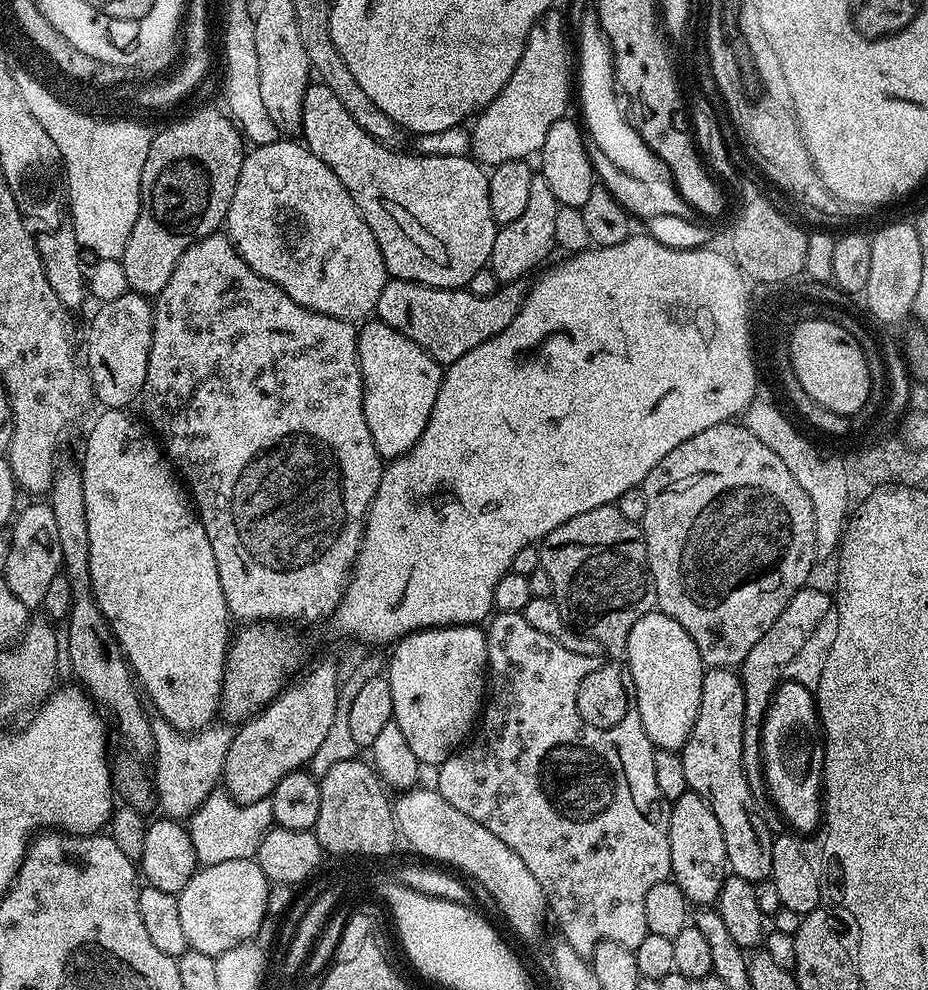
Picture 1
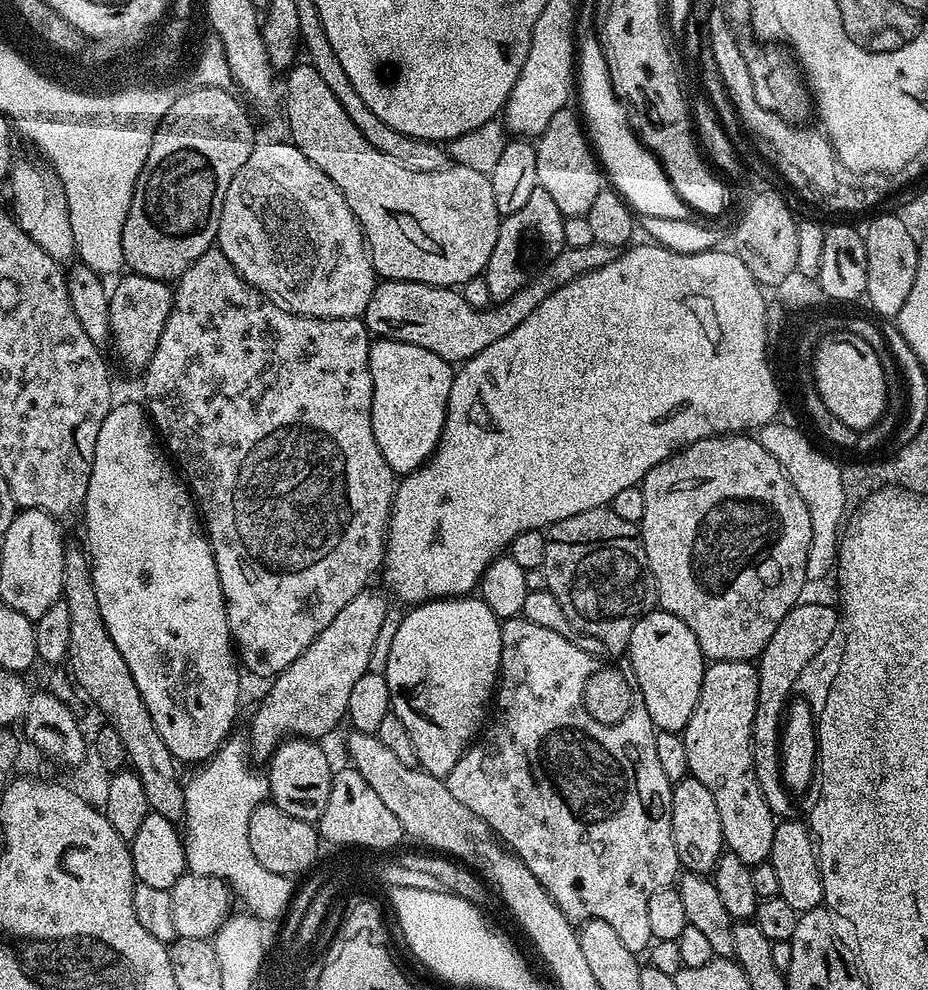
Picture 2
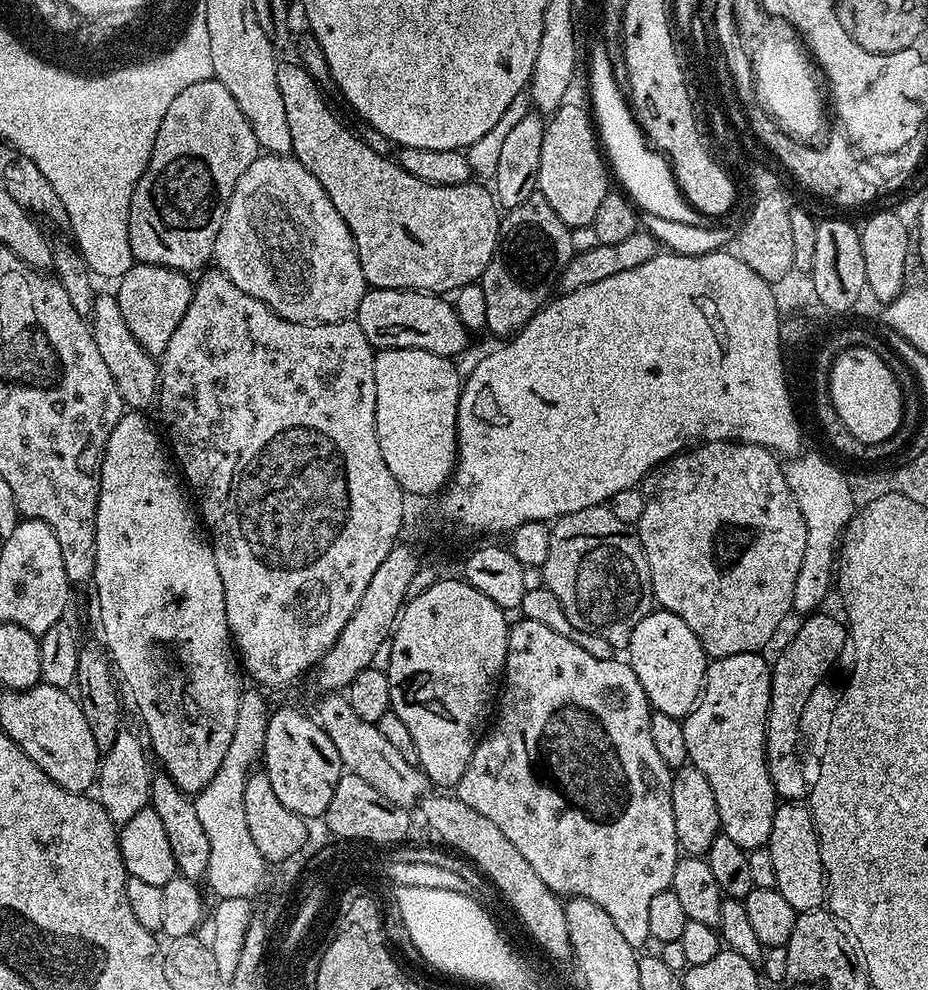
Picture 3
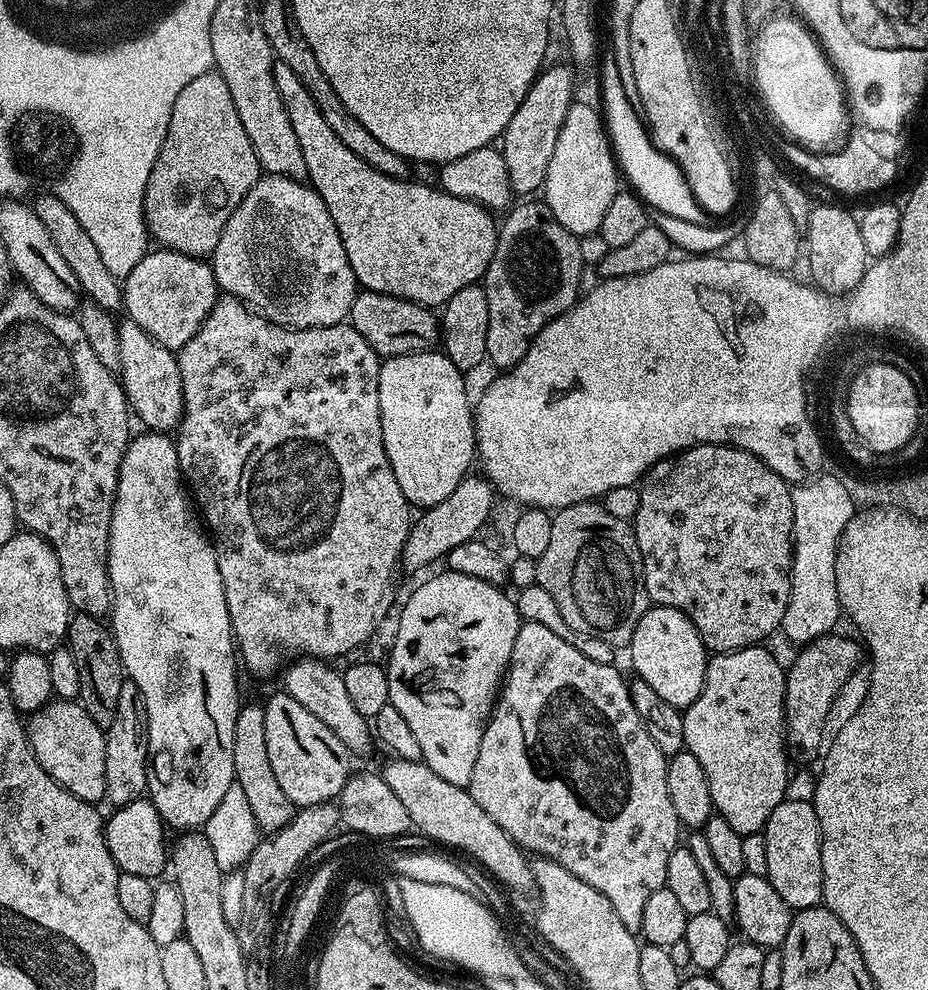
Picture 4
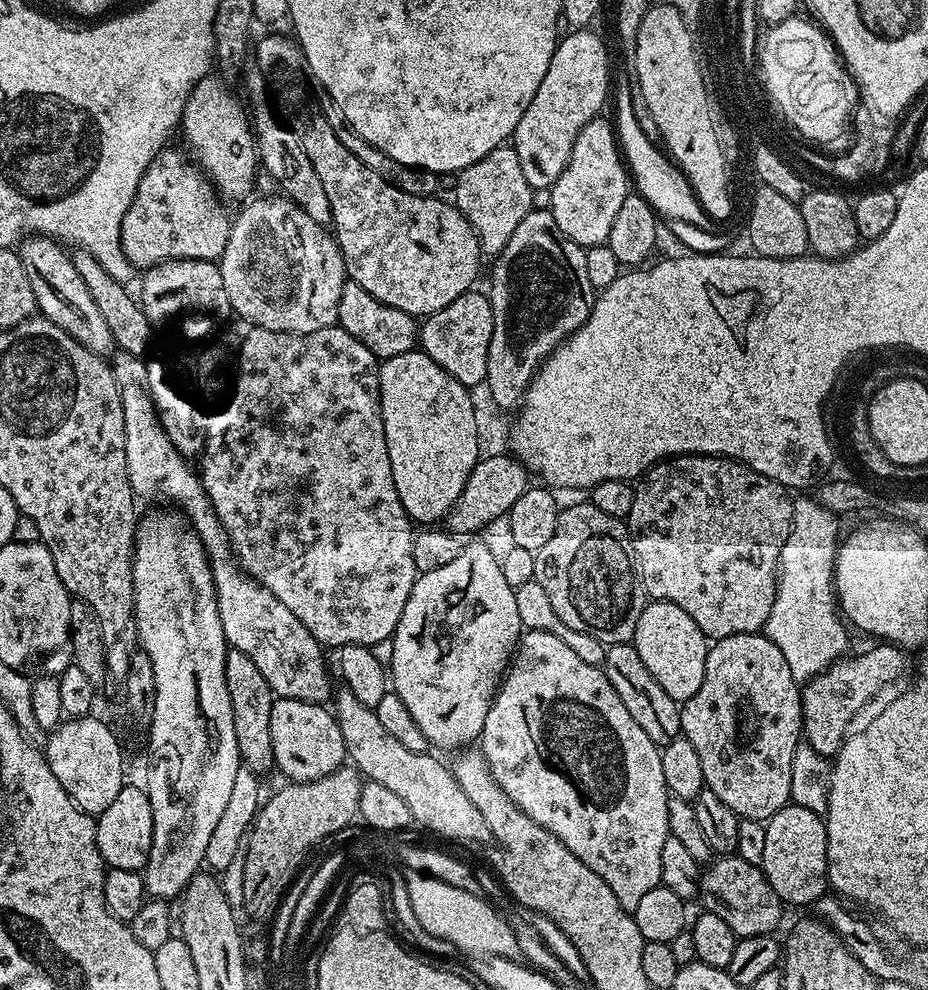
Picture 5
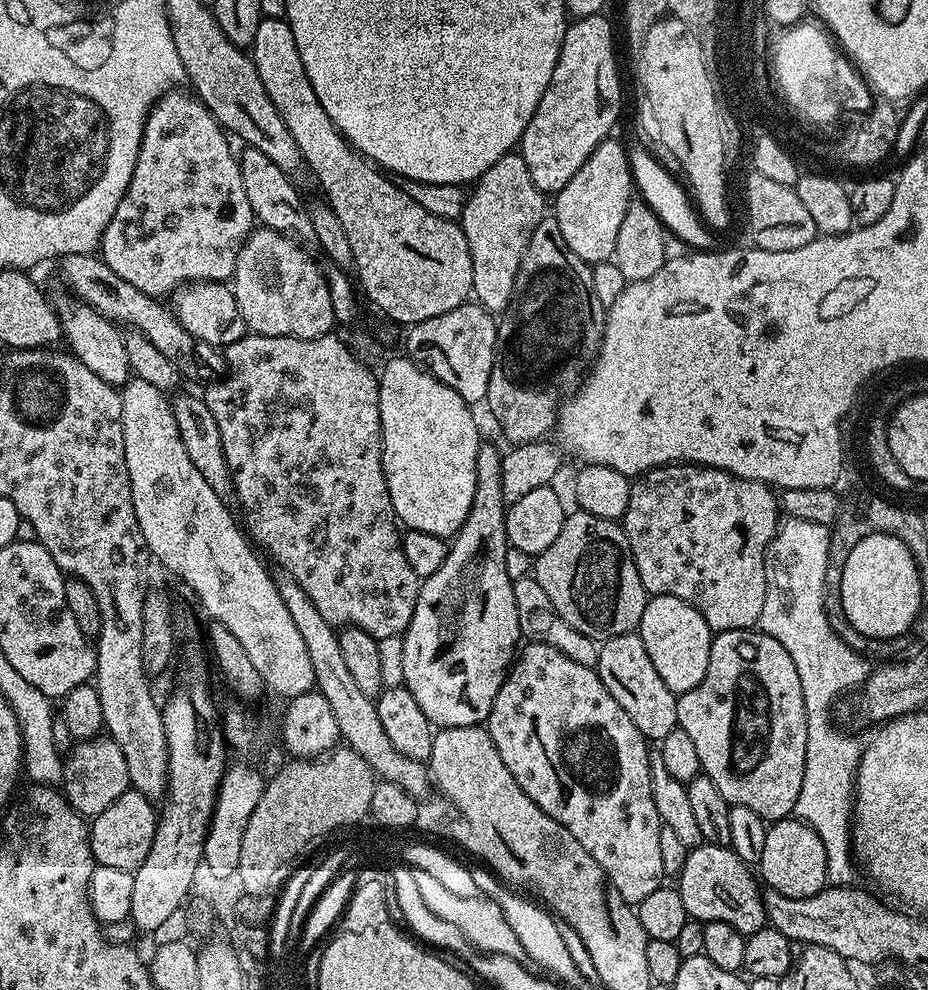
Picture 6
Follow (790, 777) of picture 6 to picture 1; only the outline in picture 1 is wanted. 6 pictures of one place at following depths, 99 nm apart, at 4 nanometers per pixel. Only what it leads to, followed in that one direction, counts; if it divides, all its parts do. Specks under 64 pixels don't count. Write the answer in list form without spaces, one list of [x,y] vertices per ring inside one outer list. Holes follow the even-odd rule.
[[[708,668],[702,678],[702,698],[698,718],[690,730],[680,757],[686,769],[688,791],[698,794],[714,810],[718,826],[722,826],[722,842],[726,842],[726,858],[731,875],[753,882],[764,882],[772,874],[771,832],[752,817],[752,788],[742,766],[742,726],[746,694],[742,690],[739,671],[731,668]]]

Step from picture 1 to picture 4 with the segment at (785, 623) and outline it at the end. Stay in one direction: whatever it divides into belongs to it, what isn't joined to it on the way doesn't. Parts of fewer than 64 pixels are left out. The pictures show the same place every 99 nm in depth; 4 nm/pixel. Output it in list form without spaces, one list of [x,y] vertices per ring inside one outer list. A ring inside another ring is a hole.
[[[829,634],[819,636],[803,645],[796,656],[796,661],[786,668],[784,681],[784,730],[786,733],[786,748],[800,764],[821,755],[824,740],[824,727],[828,724],[828,715],[832,712],[832,703],[836,695],[844,688],[844,683],[856,672],[856,667],[862,660],[862,648],[855,639],[848,636]]]

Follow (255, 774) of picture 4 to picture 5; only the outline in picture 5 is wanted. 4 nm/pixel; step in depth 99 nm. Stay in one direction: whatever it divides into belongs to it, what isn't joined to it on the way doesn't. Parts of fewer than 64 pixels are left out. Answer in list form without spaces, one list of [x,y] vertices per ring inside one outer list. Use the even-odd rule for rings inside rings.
[[[229,647],[226,658],[226,684],[230,691],[231,709],[234,710],[234,736],[243,765],[257,776],[275,767],[273,738],[270,737],[270,713],[276,699],[272,687],[259,673],[258,666],[246,654]]]

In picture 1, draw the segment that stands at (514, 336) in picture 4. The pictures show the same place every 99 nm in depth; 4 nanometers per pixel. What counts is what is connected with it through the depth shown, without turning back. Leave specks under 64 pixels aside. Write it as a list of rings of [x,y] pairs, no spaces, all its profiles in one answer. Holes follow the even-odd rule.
[[[533,175],[526,210],[522,210],[522,215],[514,222],[503,225],[494,238],[490,267],[501,282],[523,281],[525,279],[523,276],[527,272],[535,273],[545,263],[543,260],[554,252],[556,248],[554,221],[558,218],[560,207],[554,198],[554,190],[550,190],[550,182],[546,182],[546,178],[542,175]]]

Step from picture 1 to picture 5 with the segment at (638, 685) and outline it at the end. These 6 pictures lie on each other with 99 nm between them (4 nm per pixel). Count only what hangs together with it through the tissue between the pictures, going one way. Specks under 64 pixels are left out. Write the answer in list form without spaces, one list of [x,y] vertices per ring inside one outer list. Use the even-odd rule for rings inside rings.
[[[652,600],[645,603],[630,642],[638,650],[646,670],[650,670],[650,674],[654,674],[658,686],[662,686],[662,690],[666,690],[666,694],[670,694],[670,698],[683,702],[694,698],[694,694],[698,694],[698,686],[702,686],[702,674],[706,670],[706,654],[710,641],[702,634],[702,630],[698,630],[698,622],[694,622],[694,618],[690,618],[690,614],[686,614],[686,610],[674,606],[674,602],[665,600]]]

